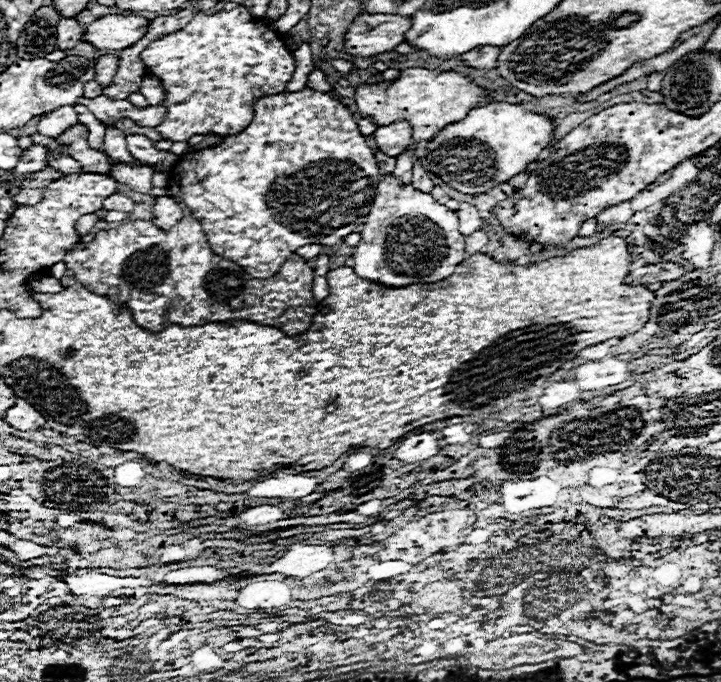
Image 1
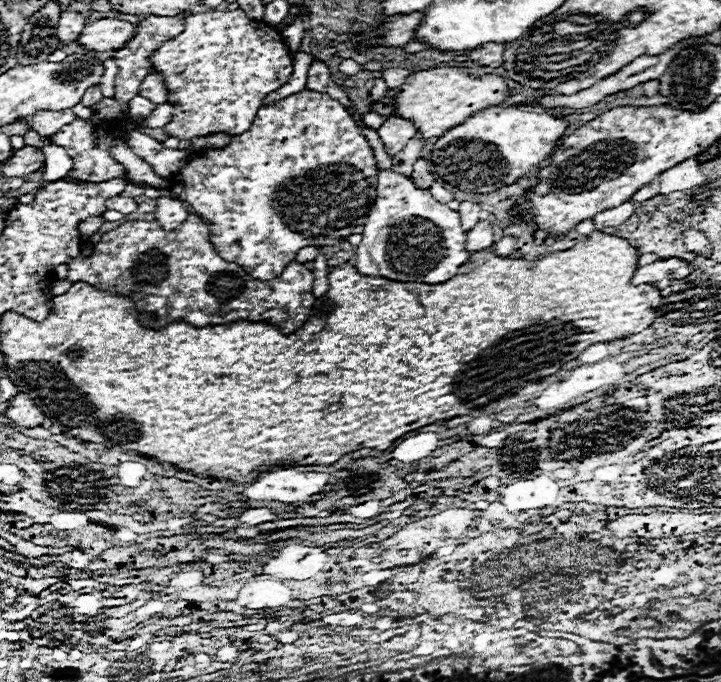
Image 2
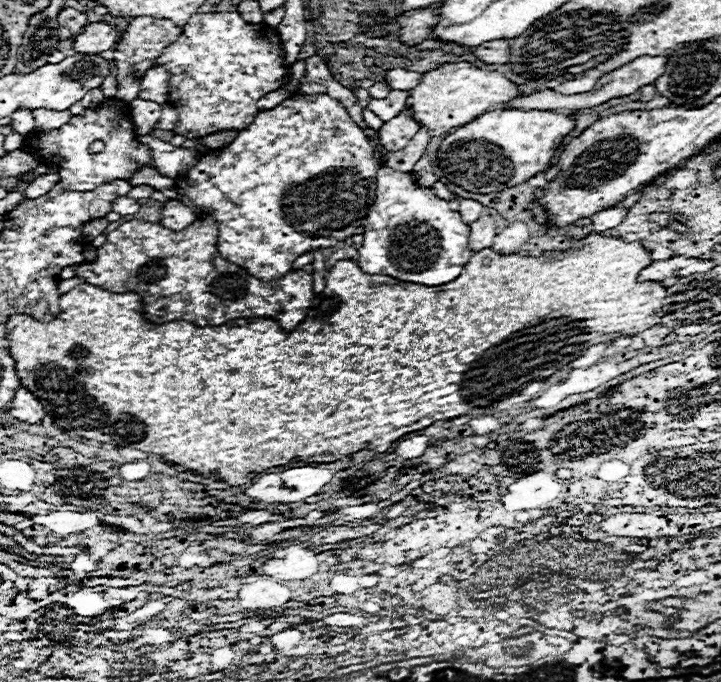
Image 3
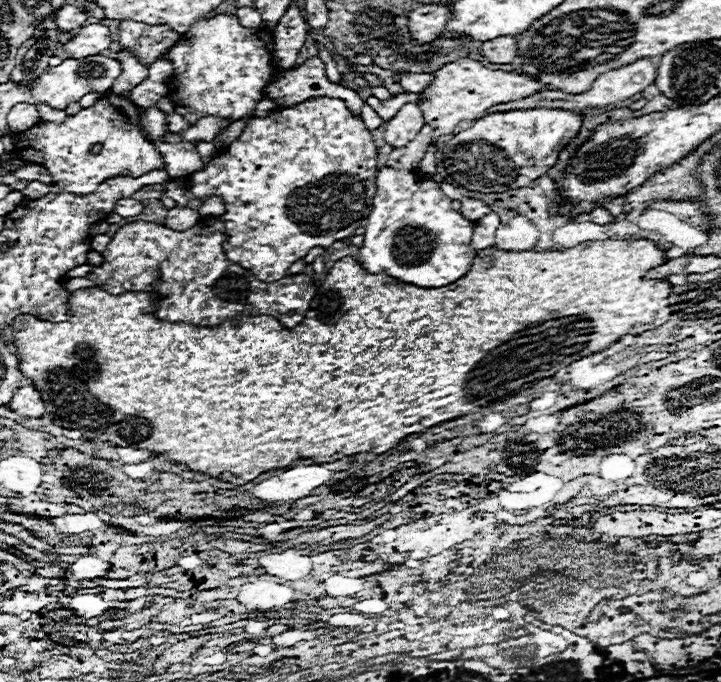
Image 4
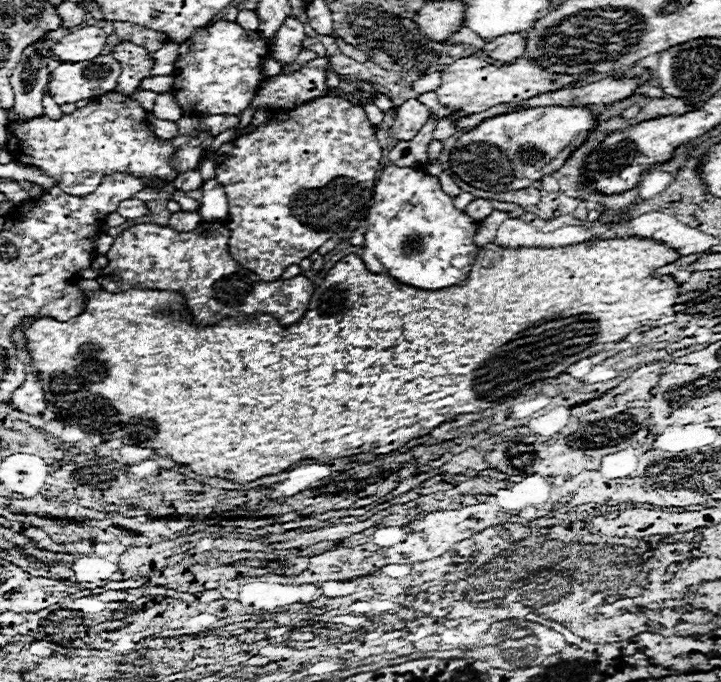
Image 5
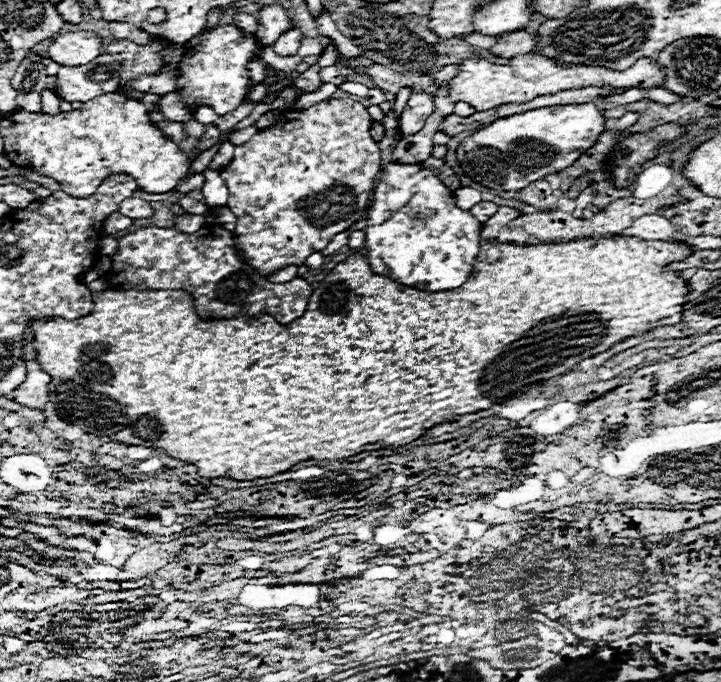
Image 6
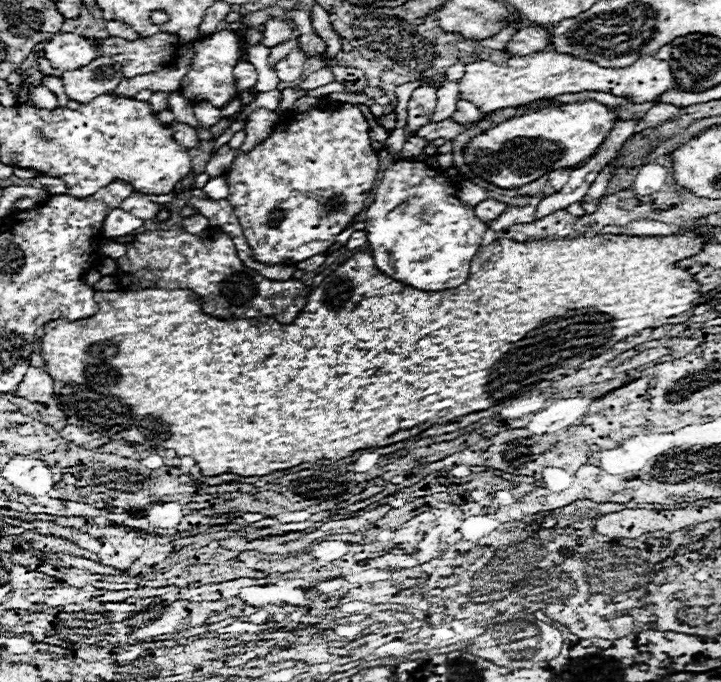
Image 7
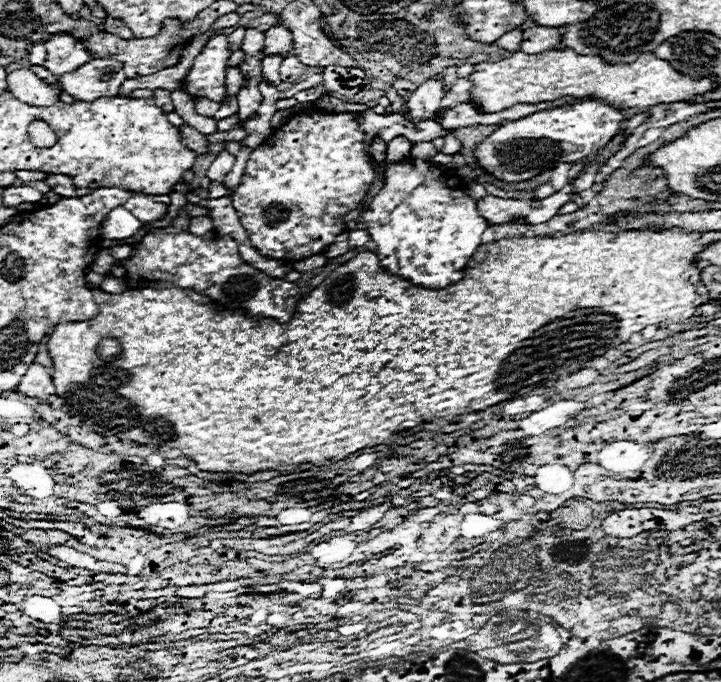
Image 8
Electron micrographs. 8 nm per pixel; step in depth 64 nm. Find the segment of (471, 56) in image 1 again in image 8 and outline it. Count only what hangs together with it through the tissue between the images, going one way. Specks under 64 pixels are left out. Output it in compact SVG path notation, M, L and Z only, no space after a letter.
M534 26L522 32L520 52L524 54L540 54L540 52L558 50L558 48L560 48L560 32L554 28Z

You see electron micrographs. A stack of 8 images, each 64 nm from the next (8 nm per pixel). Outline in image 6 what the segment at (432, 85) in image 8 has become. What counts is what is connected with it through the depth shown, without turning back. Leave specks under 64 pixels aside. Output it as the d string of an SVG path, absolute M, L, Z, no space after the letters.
M414 92L410 96L410 100L406 102L406 108L398 120L398 130L404 136L416 134L418 130L422 130L426 118L434 112L434 100L428 92Z

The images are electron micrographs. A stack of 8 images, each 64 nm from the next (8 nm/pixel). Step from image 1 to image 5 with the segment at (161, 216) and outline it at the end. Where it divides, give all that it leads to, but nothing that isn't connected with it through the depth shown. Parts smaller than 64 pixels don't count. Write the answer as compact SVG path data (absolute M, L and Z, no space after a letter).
M180 210L180 212L170 214L168 226L178 230L178 232L190 232L190 230L194 230L200 224L200 220L202 218L200 218L198 212L184 212L184 210Z

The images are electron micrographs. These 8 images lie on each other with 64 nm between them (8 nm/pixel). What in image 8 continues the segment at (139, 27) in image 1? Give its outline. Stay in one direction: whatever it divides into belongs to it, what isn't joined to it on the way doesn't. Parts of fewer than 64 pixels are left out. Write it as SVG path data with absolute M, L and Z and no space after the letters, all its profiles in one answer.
M56 34L46 42L46 70L50 70L56 76L62 76L66 72L72 72L86 62L90 62L94 56L88 52L82 40L76 40L70 34Z

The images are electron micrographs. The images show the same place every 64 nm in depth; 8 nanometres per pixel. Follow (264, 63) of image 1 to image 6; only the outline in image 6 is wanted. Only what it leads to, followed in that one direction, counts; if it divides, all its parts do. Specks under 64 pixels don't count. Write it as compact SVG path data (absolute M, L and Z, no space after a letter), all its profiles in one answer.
M232 24L202 30L198 36L184 44L184 54L178 62L178 96L190 110L210 106L220 116L236 110L248 100L248 92L252 88L248 64L254 60L260 46L262 44L258 42L256 34L248 34Z

